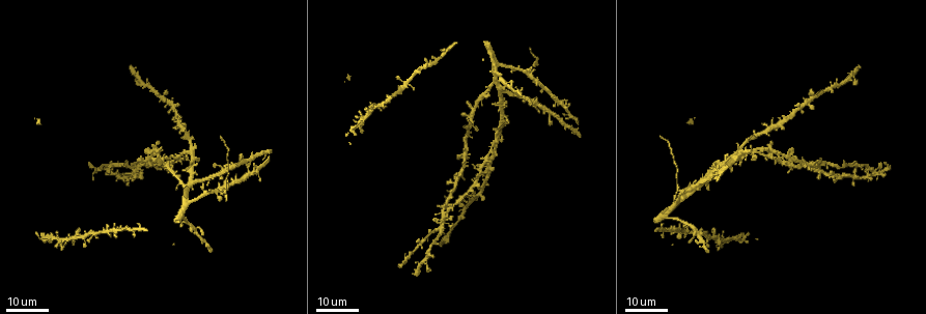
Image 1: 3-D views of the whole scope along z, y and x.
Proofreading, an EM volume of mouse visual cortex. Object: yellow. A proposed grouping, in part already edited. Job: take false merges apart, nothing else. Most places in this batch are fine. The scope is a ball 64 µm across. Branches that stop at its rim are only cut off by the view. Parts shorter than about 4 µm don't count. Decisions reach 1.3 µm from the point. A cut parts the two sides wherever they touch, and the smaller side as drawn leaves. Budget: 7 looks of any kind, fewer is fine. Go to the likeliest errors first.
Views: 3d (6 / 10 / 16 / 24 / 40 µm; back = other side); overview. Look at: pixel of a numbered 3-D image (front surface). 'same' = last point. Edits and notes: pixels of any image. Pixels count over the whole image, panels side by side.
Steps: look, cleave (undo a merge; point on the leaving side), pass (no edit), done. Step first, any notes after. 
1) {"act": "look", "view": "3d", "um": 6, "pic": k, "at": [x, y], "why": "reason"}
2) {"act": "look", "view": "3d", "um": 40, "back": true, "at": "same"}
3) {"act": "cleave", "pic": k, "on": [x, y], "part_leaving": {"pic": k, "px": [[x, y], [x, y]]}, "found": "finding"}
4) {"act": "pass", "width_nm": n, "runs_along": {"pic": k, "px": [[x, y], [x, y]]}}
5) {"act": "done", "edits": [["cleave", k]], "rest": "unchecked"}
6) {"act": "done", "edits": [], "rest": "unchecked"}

{"act": "look", "view": "3d", "um": 24, "pic": 1, "at": [502, 127], "why": "four-way junction"}

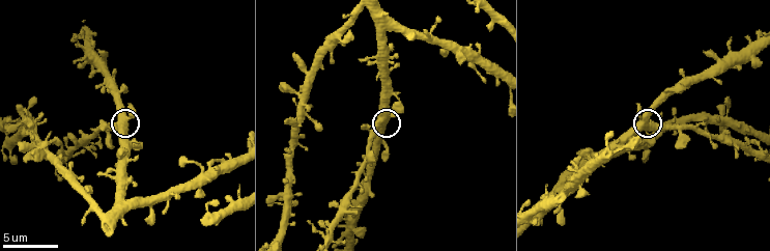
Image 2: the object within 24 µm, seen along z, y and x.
{"act": "look", "view": "3d", "um": 10, "pic": 2, "at": [120, 117]}

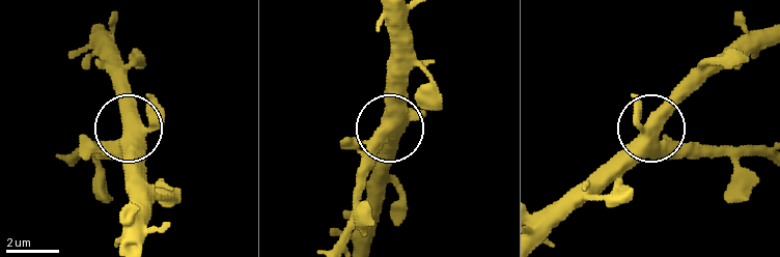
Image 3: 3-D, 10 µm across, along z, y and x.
{"act": "pass", "arms": 4, "found": "one neuron here"}

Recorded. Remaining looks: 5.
{"act": "look", "view": "3d", "um": 24, "pic": 1, "at": [842, 166], "why": "thin neck"}

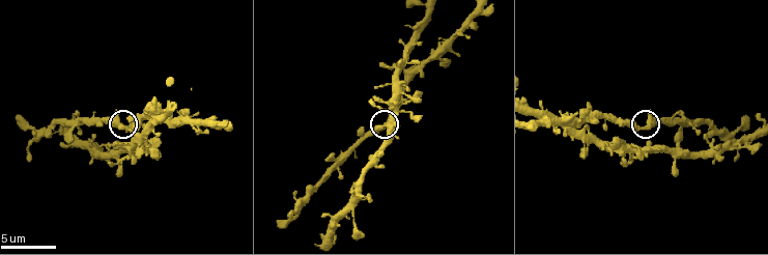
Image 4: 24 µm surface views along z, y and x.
{"act": "look", "view": "3d", "um": 10, "pic": 4, "at": [641, 129]}

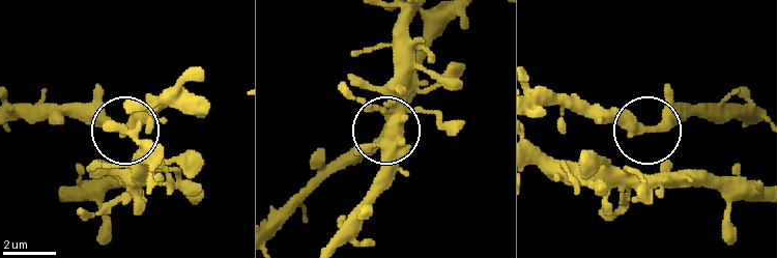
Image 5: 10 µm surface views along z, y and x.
{"act": "pass", "width_nm": 330, "found": "one neuron here"}

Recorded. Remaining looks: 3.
{"act": "look", "view": "3d", "um": 16, "pic": 1, "at": [404, 81], "why": "four or more arms meet"}

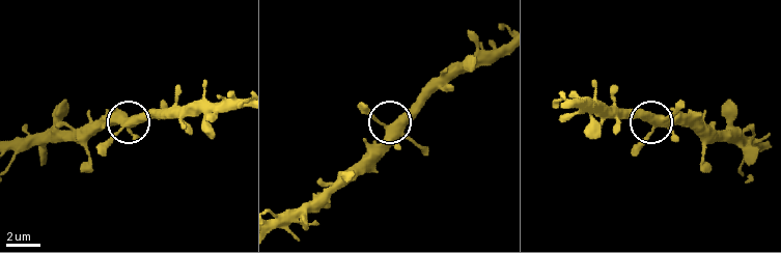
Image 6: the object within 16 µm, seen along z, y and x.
{"act": "look", "view": "3d", "um": 6, "pic": 6, "at": [389, 126]}

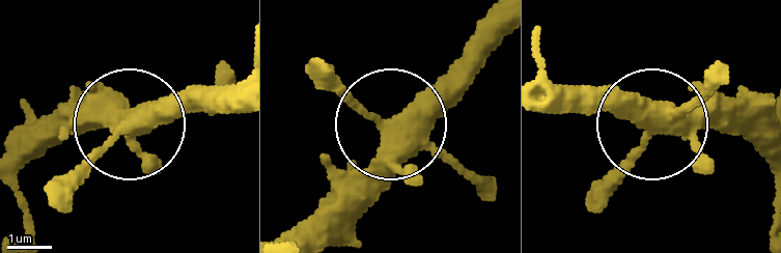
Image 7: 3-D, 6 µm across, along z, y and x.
{"act": "pass", "found": "all the same neuron"}

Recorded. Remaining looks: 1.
{"act": "look", "view": "3d", "um": 16, "pic": 2, "at": [610, 153], "why": "looks like a crossing"}

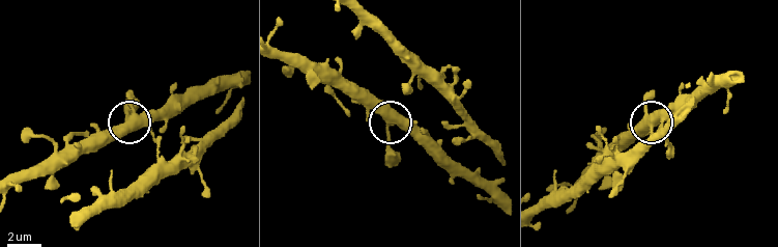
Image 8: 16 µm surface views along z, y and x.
{"act": "pass", "width_nm": 400, "found": "all the same neuron"}

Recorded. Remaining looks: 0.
{"act": "done", "edits": [], "rest": "unchecked"}

